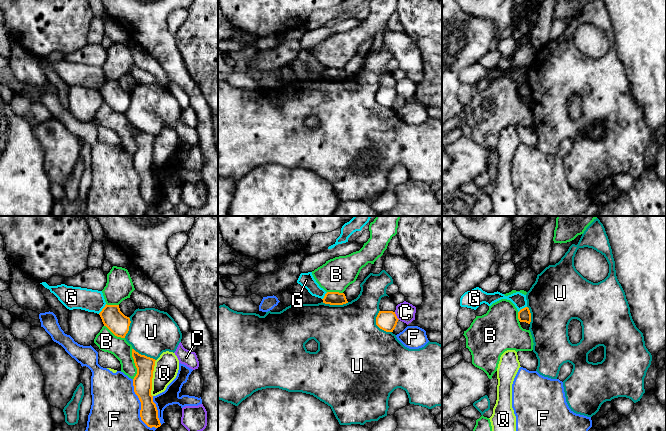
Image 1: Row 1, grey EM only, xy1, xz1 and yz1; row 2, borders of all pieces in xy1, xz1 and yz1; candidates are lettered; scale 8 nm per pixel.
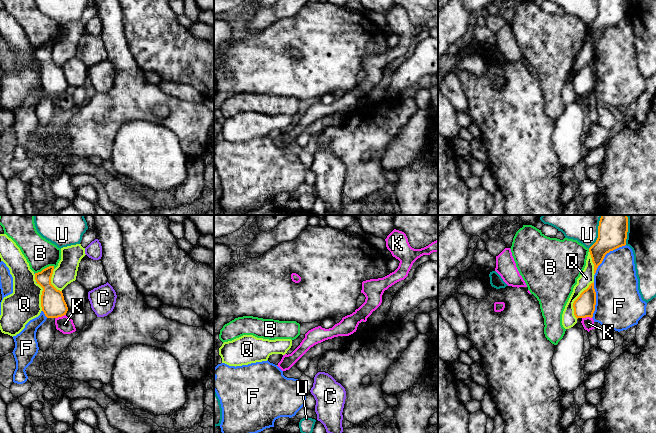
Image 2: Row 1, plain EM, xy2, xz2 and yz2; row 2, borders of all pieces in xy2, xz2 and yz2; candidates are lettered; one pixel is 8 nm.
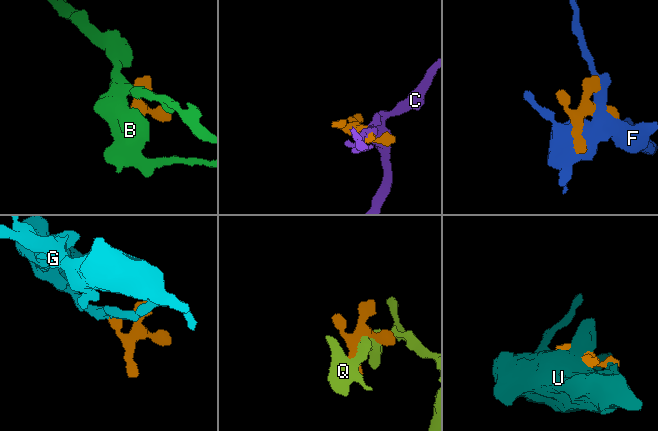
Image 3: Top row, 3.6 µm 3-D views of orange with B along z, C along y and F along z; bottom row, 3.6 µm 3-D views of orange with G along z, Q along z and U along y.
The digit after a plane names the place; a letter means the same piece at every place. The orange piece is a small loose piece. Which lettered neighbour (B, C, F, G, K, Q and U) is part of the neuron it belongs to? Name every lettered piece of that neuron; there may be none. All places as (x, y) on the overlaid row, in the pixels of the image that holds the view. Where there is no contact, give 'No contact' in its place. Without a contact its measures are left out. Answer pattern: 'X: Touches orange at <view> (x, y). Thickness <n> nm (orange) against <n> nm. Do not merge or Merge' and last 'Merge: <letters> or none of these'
B: Touches orange at xy1 (135, 364). Thickness 160 nm (orange) against 160 nm. Do not merge
C: Touches orange at xz1 (396, 316). Thickness 160 nm (orange) against 160 nm. Do not merge
F: Touches orange at xy1 (141, 407). Thickness 160 nm (orange) against 380 nm. Do not merge
G: Touches orange at xy1 (102, 309). Thickness 170 nm (orange) against 180 nm. Do not merge
K: Touches orange at xy2 (60, 316). Thickness 190 nm (orange) against 130 nm. Do not merge
Q: Touches orange at yz2 (575, 300). Thickness 180 nm (orange) against 110 nm. Do not merge
U: Touches orange at yz2 (598, 232). Thickness 240 nm (orange) against 360 nm. Do not merge
Merge: none of these

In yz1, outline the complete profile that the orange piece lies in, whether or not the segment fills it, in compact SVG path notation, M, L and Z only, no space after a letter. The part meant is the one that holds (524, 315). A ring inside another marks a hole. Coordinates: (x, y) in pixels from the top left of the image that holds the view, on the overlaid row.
M525 307L518 312L518 319L520 322L526 322L526 323L530 324L531 313L530 313L530 310L528 307Z

